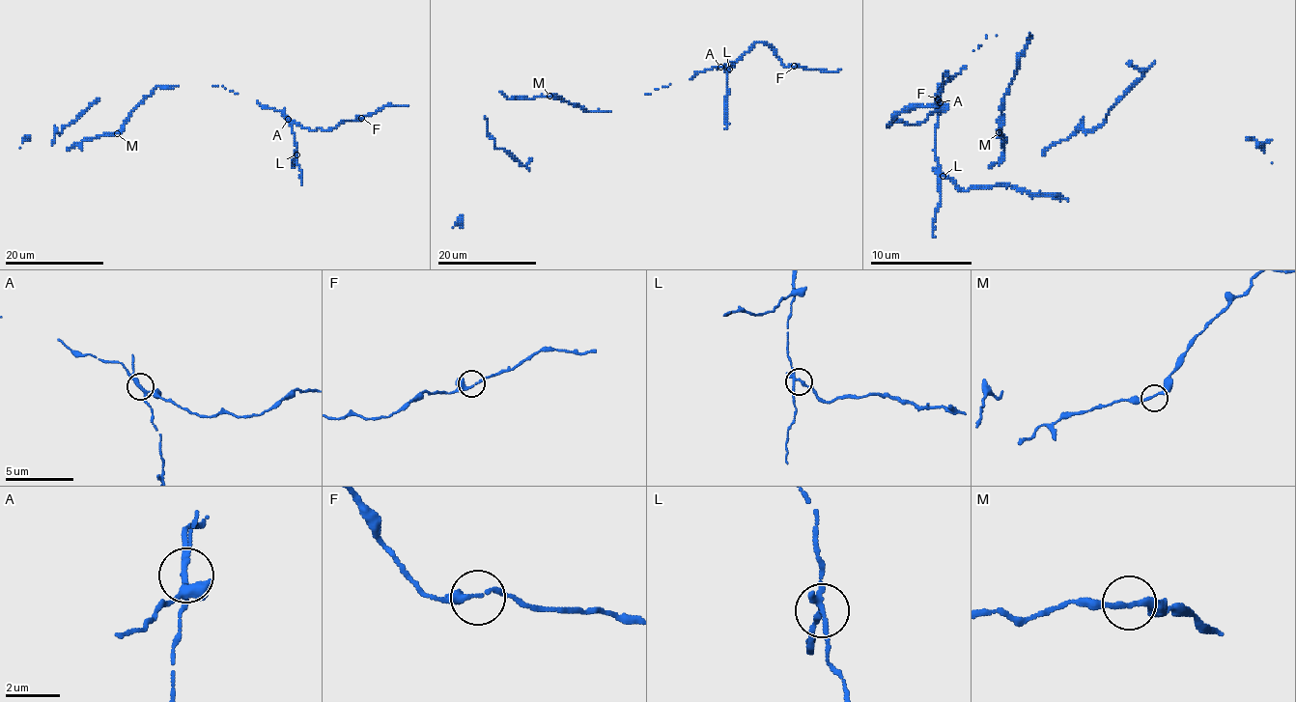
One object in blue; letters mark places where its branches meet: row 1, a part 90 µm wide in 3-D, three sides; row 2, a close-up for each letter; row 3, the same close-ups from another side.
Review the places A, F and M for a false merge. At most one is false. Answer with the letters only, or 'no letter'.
A

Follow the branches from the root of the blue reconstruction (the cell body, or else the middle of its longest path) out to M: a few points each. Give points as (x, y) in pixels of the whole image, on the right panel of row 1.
M: (1029, 36), (1032, 38), (1019, 58), (1019, 69), (1009, 92), (1001, 99), (999, 132)

